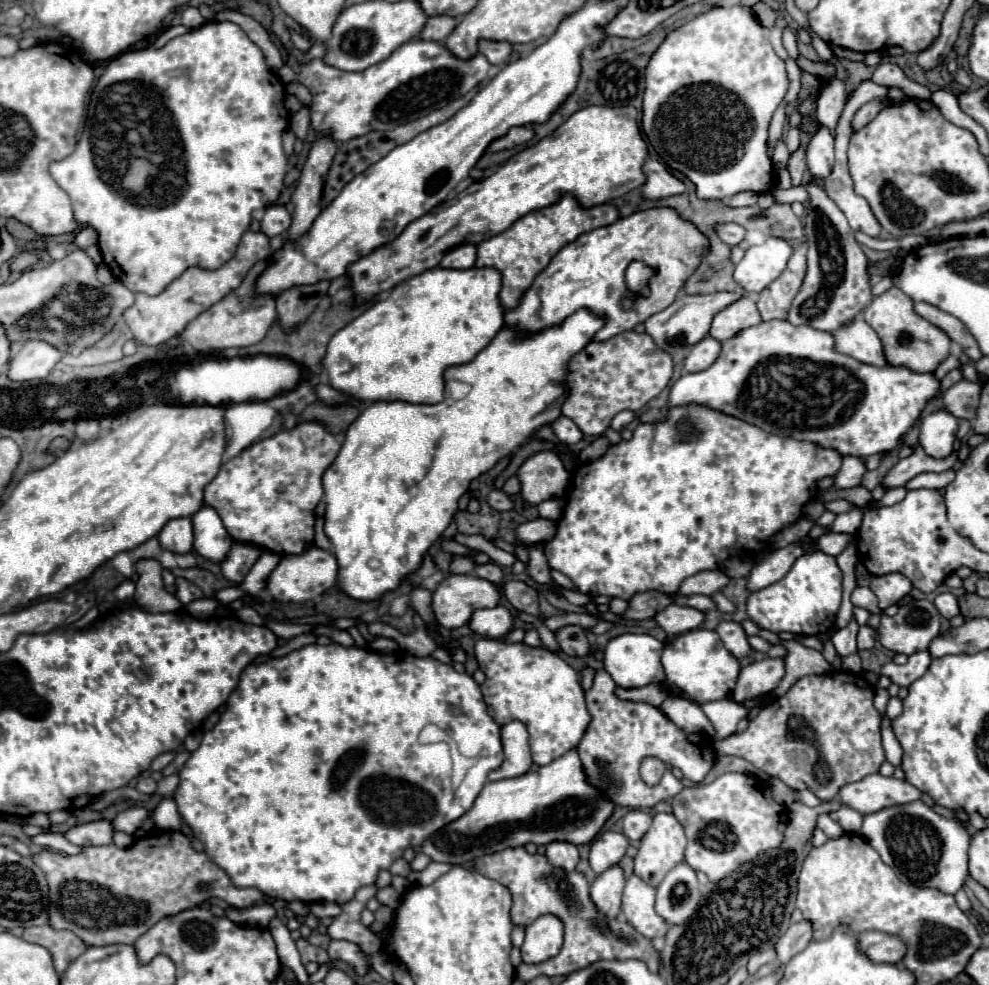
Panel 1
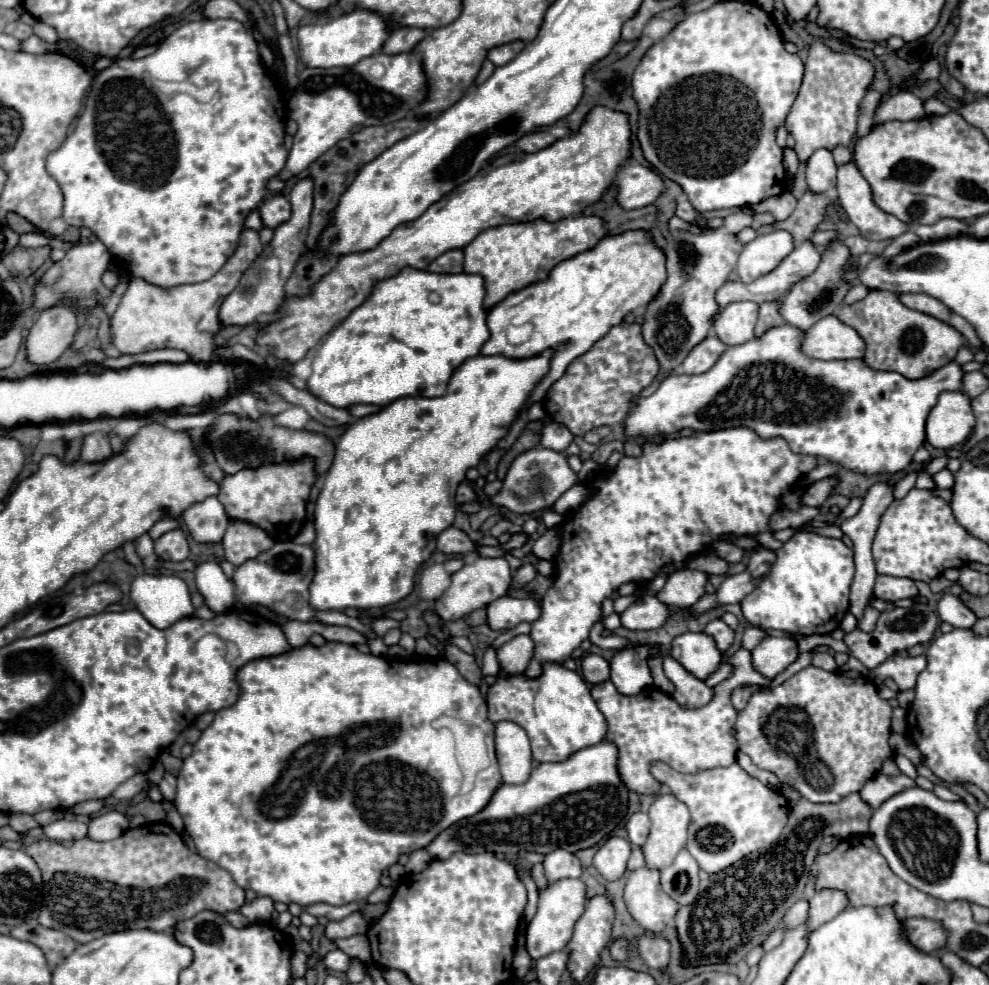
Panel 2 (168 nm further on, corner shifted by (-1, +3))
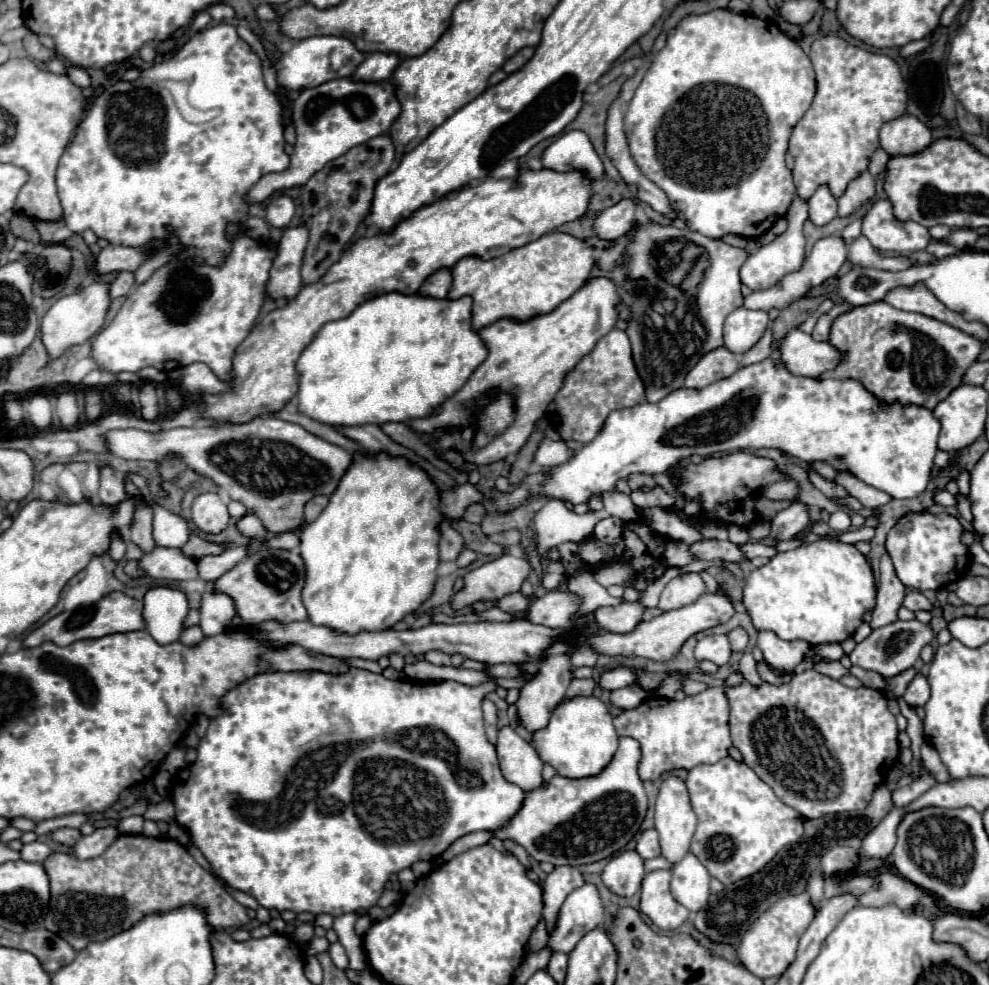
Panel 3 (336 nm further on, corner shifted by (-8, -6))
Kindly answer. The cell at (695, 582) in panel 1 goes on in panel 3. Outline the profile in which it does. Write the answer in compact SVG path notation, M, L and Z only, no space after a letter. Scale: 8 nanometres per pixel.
M687 573L681 577L671 579L661 597L659 597L659 609L661 611L671 611L671 609L679 609L685 605L691 605L699 595L705 593L705 583L701 579L699 573Z

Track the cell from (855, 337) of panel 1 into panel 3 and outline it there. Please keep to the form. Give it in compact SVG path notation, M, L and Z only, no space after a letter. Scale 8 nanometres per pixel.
M791 329L781 349L781 359L791 373L805 377L819 377L825 371L835 369L843 361L845 353L833 347L829 341L815 341L809 333Z

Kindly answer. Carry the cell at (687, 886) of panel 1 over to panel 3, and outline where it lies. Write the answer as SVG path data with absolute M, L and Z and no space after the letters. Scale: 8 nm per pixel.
M687 853L675 865L671 869L671 875L673 875L671 895L675 901L679 901L691 913L695 913L695 911L703 909L703 905L707 905L711 875L693 853Z

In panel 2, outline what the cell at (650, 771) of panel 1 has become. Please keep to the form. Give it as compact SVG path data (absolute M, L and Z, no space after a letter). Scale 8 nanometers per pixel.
M656 762L652 764L652 776L670 786L672 794L688 806L692 820L688 826L686 848L708 874L720 872L750 852L770 846L778 840L788 822L788 800L778 790L768 788L758 778L750 776L738 762L696 774L682 774L668 764Z

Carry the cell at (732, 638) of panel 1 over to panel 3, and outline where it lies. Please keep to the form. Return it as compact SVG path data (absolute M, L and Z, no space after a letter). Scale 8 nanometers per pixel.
M709 635L701 639L695 647L695 657L697 661L709 659L717 665L725 665L731 659L731 645L727 635Z

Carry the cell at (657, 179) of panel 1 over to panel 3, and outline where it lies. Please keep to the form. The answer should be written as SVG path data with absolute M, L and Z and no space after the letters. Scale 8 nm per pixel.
M621 199L619 203L603 211L595 221L597 237L619 239L621 235L625 235L635 221L635 209L637 205L633 203L633 199Z

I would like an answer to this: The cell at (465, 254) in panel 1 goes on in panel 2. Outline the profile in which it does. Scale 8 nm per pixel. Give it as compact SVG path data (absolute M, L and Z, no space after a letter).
M448 250L442 256L438 256L430 266L428 272L436 272L436 274L458 274L462 272L462 250Z

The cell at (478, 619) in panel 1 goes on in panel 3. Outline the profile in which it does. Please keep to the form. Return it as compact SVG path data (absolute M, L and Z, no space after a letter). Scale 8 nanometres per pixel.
M555 589L535 599L531 607L523 613L523 617L525 621L535 623L535 625L545 625L551 629L565 629L569 627L571 615L577 611L579 603L581 603L579 595L567 589Z

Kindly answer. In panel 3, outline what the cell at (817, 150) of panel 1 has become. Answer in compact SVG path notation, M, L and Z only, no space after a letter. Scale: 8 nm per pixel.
M821 185L809 199L809 219L815 223L815 225L825 225L829 223L833 217L837 215L837 199L835 195L829 191L829 185Z

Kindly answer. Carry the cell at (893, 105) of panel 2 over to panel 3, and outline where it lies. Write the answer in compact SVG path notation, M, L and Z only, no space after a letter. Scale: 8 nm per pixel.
M909 113L883 123L879 131L879 143L889 155L915 153L927 147L931 139L931 129Z

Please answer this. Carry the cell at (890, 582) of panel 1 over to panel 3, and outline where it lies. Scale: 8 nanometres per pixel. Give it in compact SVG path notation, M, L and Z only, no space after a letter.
M911 591L911 593L907 593L905 599L903 599L903 607L911 609L911 611L919 611L919 609L931 611L933 605L929 603L929 599L927 599L921 591Z

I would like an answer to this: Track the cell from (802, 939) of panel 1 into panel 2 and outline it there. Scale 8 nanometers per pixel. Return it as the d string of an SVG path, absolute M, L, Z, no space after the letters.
M830 888L818 890L814 894L814 898L810 900L810 912L808 912L810 930L816 930L824 922L832 920L836 914L840 914L848 906L850 906L850 902L848 902L848 894L846 892L830 890Z

